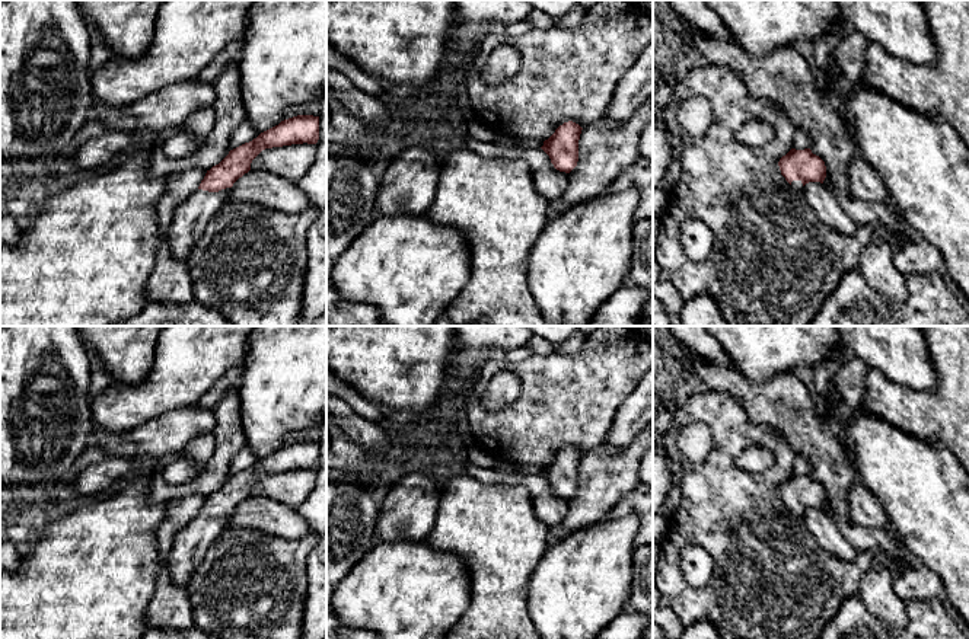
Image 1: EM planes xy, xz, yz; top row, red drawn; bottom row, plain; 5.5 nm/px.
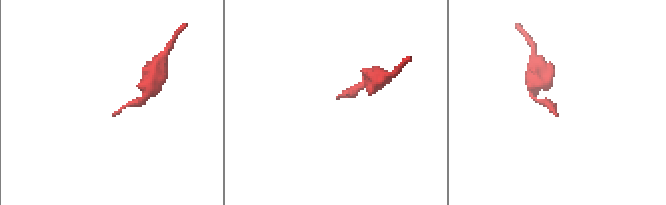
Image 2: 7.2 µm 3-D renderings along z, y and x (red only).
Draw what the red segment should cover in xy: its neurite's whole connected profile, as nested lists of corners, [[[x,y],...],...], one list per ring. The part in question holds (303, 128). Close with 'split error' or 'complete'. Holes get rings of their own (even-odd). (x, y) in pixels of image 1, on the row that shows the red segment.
[[[297,115],[261,132],[256,138],[233,150],[207,170],[198,189],[173,211],[168,230],[168,245],[178,261],[188,259],[207,224],[227,201],[233,183],[251,170],[252,160],[265,148],[291,144],[316,144],[319,140],[319,116]]]; split error

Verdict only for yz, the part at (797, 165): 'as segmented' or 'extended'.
extended

